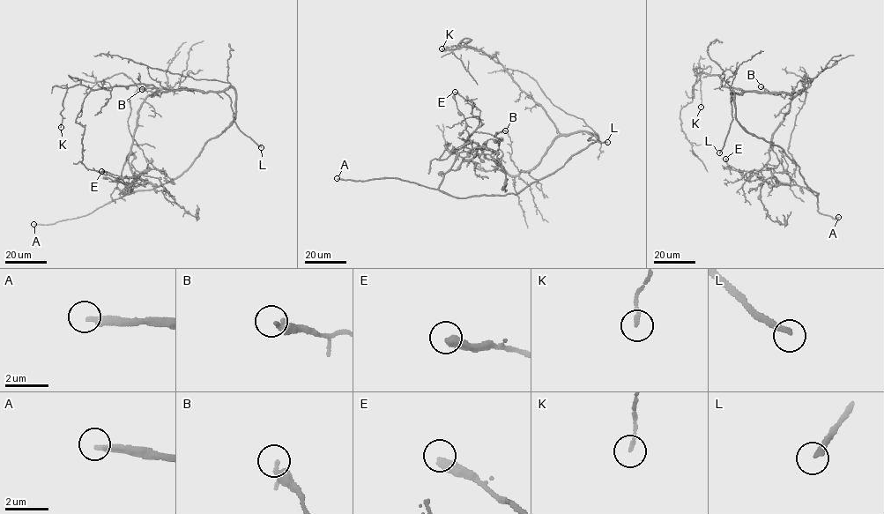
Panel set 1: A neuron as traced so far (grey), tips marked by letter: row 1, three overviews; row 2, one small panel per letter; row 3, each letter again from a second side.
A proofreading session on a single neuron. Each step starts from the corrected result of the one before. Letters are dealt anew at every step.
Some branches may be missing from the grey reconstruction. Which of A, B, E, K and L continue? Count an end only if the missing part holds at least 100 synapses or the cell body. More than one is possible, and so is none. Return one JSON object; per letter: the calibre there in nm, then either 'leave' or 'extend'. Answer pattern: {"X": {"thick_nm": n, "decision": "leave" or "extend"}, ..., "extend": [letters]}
{"A": {"thick_nm": 280, "decision": "extend"}, "B": {"thick_nm": 260, "decision": "leave"}, "E": {"thick_nm": 400, "decision": "leave"}, "K": {"thick_nm": 160, "decision": "leave"}, "L": {"thick_nm": 260, "decision": "extend"}, "extend": ["A", "L"]}

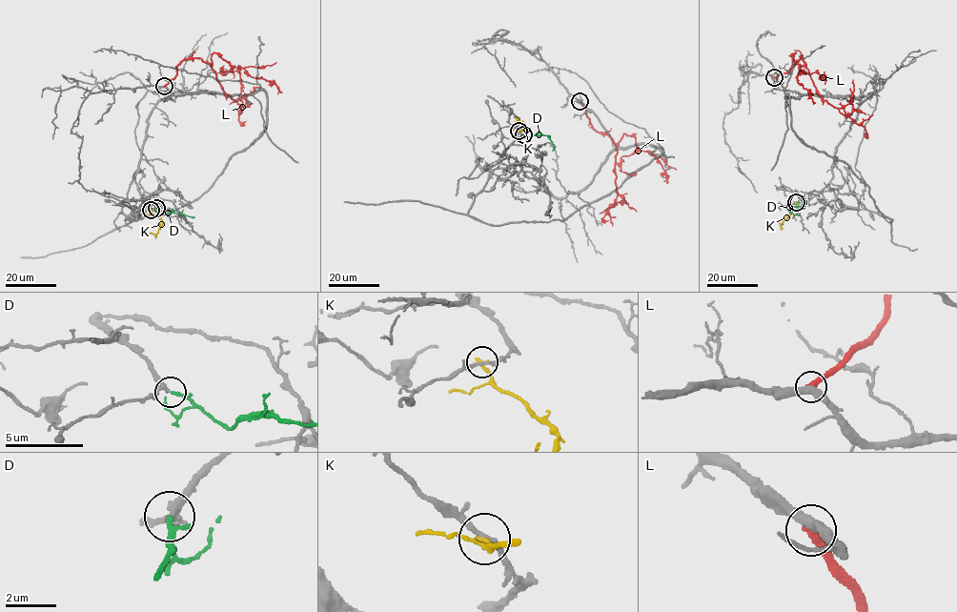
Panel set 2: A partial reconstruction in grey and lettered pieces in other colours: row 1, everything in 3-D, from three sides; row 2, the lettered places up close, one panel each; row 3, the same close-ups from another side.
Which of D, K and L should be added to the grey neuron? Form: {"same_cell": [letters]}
{"same_cell": ["D"]}

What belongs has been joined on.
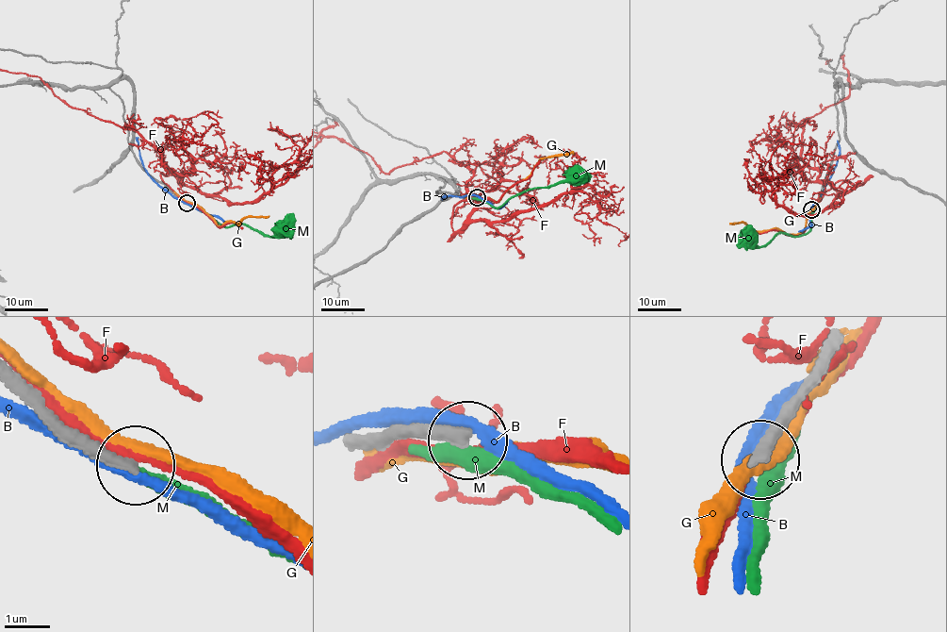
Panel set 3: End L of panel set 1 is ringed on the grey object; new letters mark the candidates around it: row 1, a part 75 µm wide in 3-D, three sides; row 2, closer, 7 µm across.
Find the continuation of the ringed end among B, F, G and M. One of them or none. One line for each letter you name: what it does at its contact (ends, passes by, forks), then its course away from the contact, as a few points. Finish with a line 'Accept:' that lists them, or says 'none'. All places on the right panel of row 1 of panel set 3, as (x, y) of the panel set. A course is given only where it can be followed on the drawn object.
Accept: none

